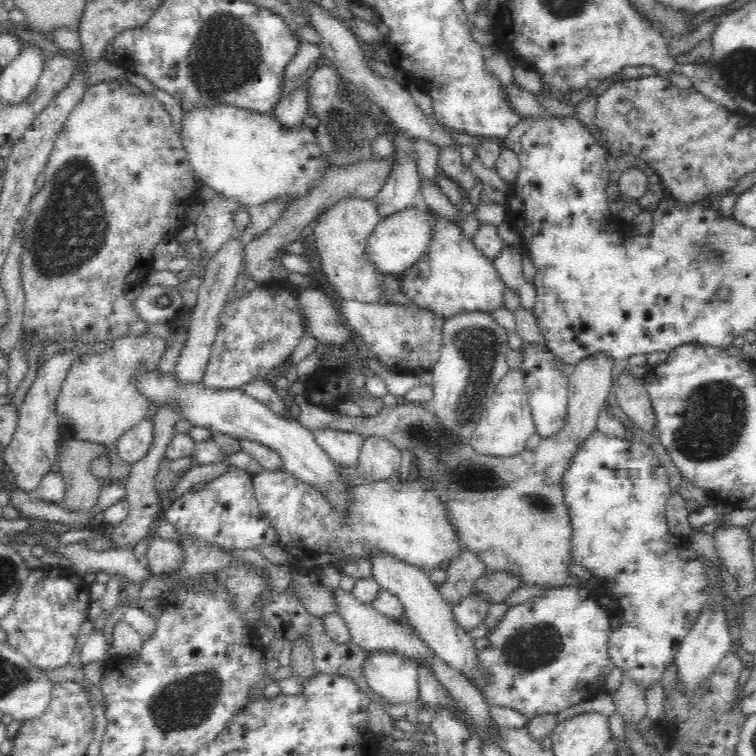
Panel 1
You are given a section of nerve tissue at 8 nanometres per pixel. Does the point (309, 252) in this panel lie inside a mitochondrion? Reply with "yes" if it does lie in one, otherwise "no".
no

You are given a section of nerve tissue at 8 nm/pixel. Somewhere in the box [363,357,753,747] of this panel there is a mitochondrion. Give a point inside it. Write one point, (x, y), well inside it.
(712, 426)

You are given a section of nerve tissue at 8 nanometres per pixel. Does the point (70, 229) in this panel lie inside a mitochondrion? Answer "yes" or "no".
yes

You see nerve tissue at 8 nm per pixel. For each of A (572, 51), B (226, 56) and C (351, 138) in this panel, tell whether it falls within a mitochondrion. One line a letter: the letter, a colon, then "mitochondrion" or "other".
A: other
B: mitochondrion
C: mitochondrion

